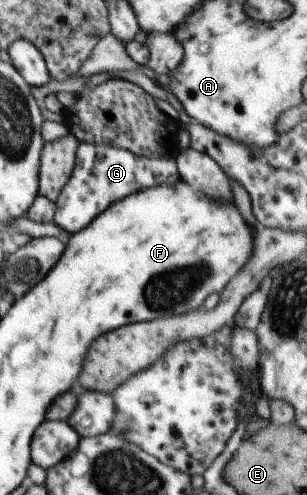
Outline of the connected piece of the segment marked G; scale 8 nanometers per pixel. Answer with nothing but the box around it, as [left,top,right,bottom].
[54,141,180,235]

